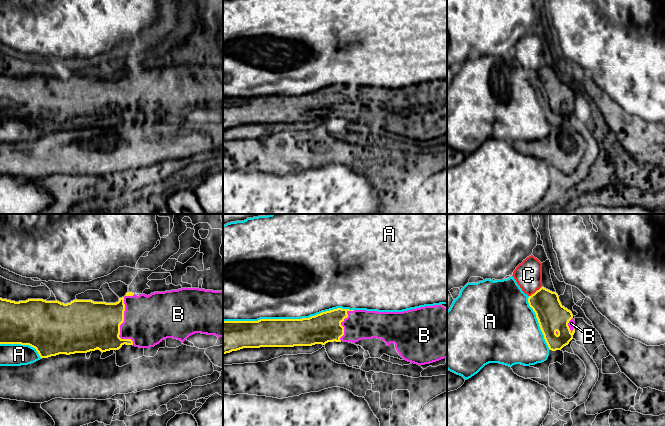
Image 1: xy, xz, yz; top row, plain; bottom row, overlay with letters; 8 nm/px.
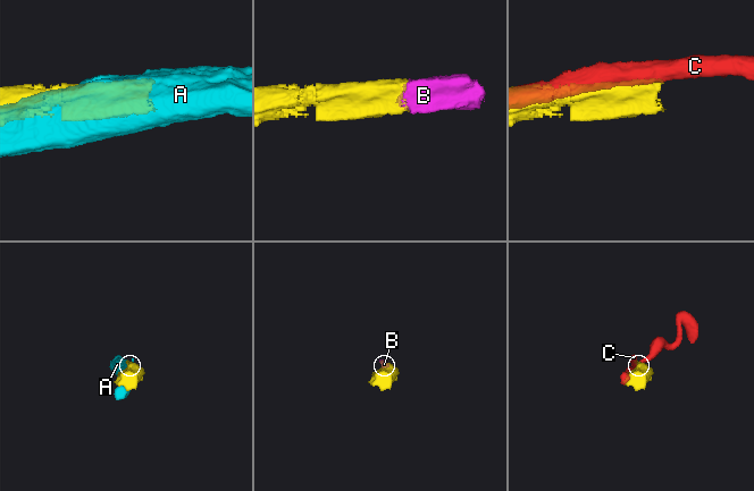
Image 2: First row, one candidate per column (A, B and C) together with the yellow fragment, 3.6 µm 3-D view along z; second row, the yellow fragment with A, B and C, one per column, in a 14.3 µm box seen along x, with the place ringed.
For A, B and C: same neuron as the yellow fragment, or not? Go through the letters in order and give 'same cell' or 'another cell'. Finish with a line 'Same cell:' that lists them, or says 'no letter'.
A: another cell
B: same cell
C: another cell
Same cell: B

